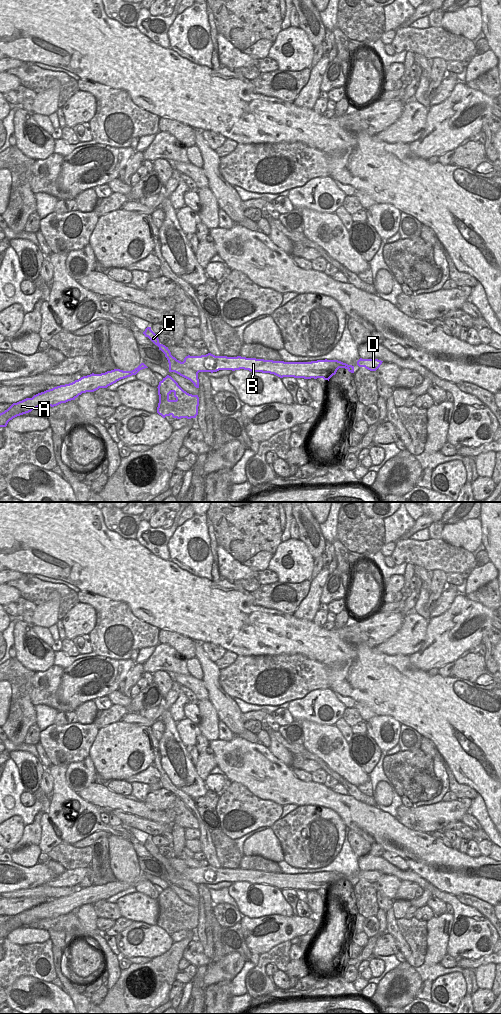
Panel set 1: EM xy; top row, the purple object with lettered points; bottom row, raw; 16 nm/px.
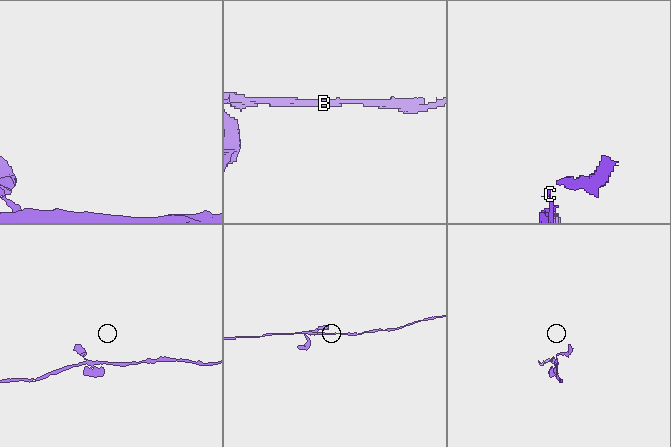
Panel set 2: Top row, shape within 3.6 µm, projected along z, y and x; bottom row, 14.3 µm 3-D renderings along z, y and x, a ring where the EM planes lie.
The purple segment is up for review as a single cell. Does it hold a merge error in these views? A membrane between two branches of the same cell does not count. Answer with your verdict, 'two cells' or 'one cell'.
two cells

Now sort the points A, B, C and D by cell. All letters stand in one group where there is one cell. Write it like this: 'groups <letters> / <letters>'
groups A B D / C

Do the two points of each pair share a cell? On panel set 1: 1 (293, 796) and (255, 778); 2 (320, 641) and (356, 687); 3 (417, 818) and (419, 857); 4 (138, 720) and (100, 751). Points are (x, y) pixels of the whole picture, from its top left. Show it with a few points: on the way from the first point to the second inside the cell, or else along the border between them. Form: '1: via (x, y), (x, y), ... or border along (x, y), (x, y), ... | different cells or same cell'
1: via (284, 788), (269, 778), (264, 778) | same cell
2: via (331, 652), (355, 676) | same cell
3: border along (397, 820), (408, 828), (428, 833) | different cells
4: border along (121, 720), (139, 726), (150, 727) | different cells

